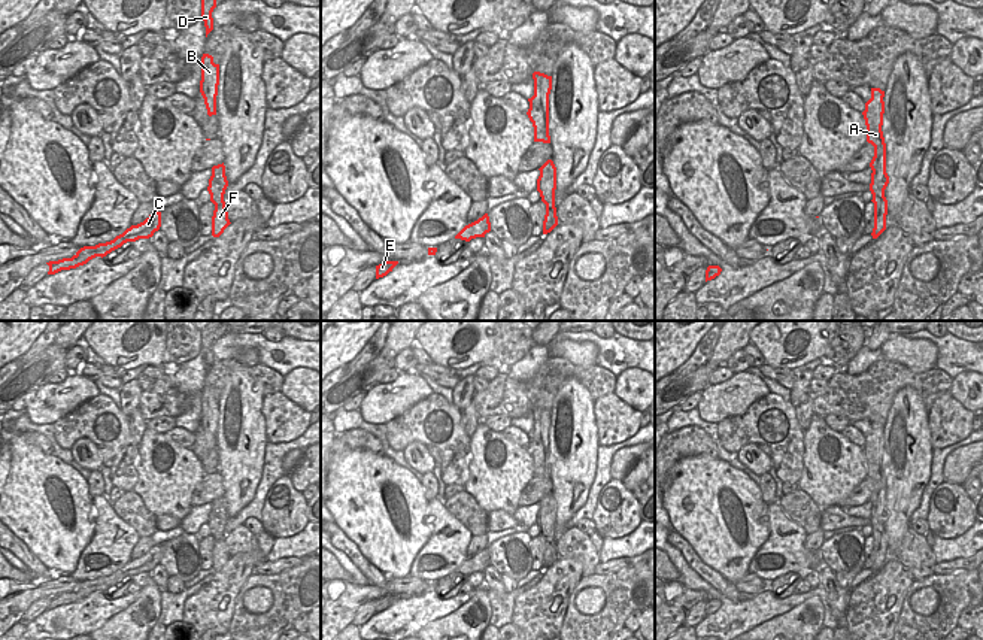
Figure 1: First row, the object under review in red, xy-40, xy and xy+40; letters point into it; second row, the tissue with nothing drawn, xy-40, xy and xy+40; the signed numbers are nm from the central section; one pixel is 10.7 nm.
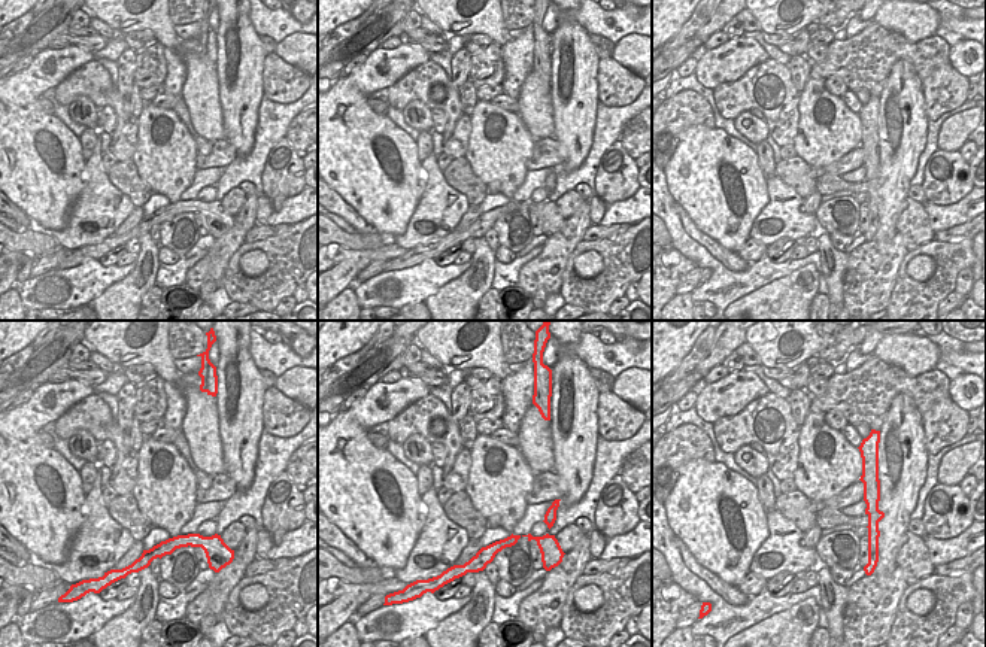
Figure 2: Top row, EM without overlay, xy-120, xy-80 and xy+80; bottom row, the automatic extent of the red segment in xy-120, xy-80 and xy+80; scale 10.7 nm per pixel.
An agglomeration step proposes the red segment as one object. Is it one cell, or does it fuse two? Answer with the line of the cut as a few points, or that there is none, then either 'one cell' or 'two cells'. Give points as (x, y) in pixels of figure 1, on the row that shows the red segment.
cut in xy-40 along (224, 203), (215, 206); two cells

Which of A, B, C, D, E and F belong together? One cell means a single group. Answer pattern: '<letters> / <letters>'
A B D / C E F

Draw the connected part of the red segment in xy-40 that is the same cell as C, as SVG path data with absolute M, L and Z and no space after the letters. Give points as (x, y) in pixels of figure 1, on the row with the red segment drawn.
M152 212L143 222L131 225L122 234L116 236L113 240L106 243L98 243L95 246L81 248L72 258L63 258L58 261L46 263L49 266L48 274L55 274L61 270L76 269L87 264L95 257L106 257L112 251L121 248L127 242L136 242L139 239L149 239L161 227L161 212Z

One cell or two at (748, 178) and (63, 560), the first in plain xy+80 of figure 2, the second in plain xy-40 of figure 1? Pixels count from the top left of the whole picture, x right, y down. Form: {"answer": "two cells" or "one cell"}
{"answer": "one cell"}

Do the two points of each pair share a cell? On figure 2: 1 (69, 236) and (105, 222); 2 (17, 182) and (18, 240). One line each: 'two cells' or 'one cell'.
1: one cell
2: two cells

